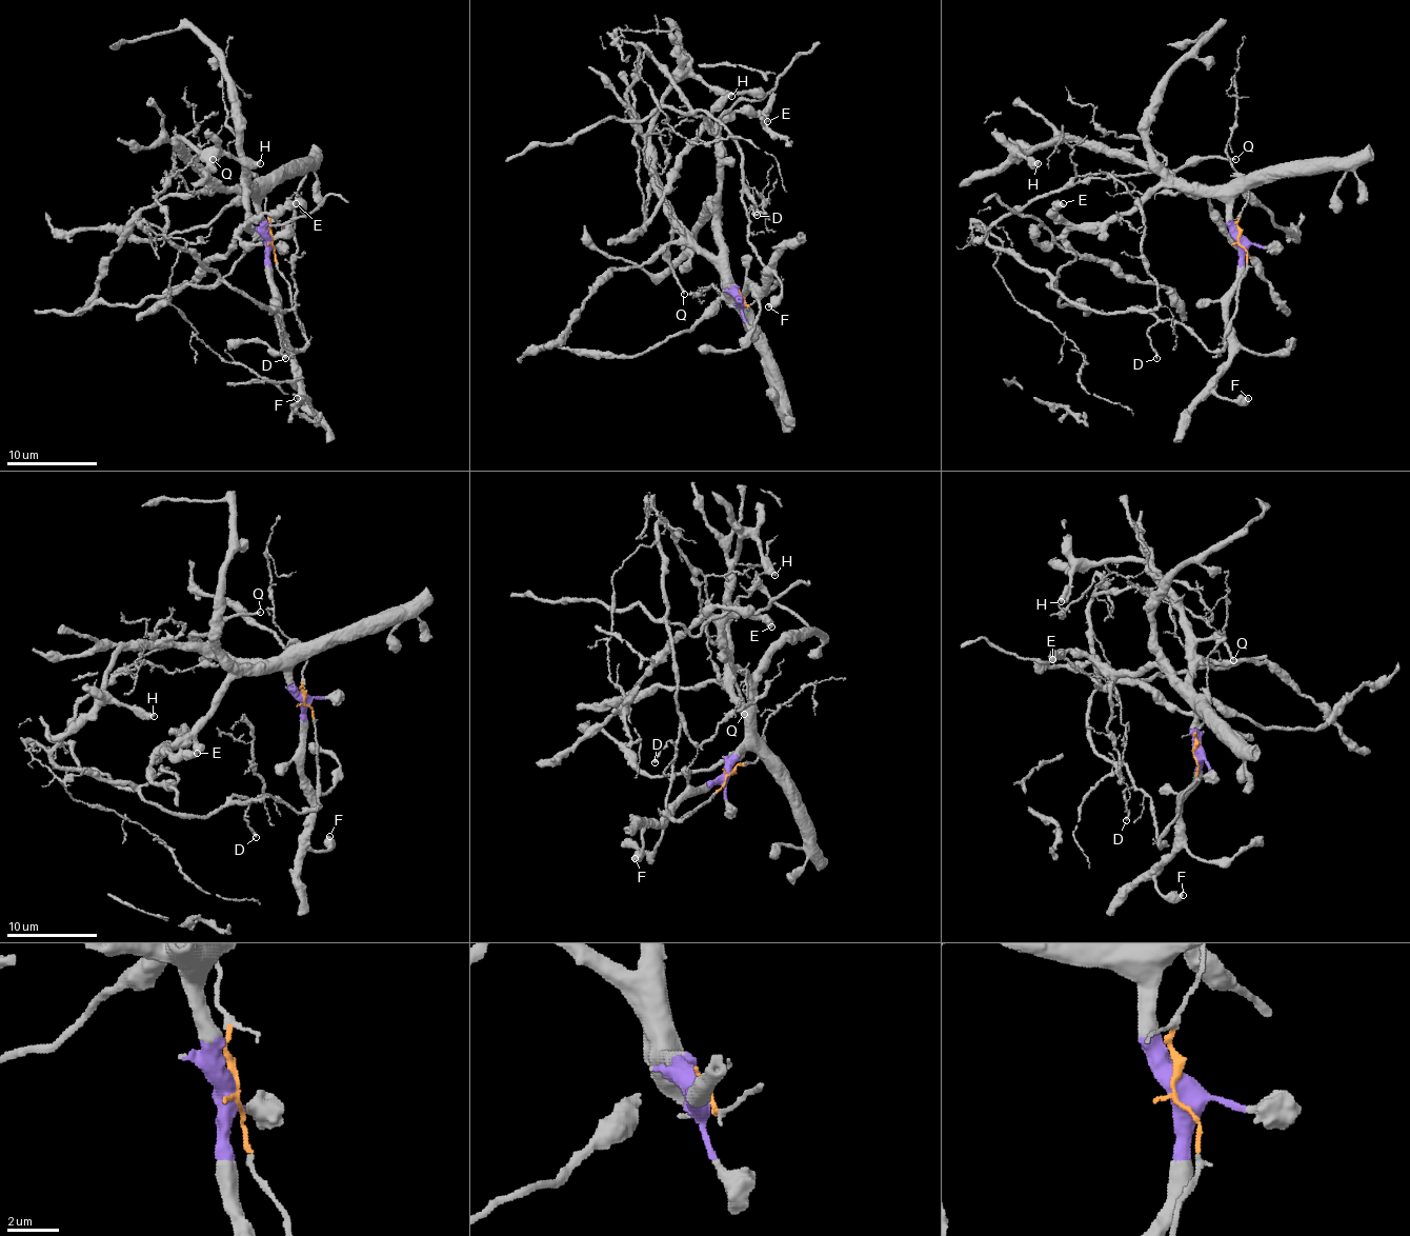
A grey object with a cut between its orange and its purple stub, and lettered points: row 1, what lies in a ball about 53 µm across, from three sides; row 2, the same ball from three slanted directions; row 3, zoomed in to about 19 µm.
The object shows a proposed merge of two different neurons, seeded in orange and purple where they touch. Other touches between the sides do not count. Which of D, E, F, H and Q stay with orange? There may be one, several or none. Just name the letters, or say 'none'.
D

